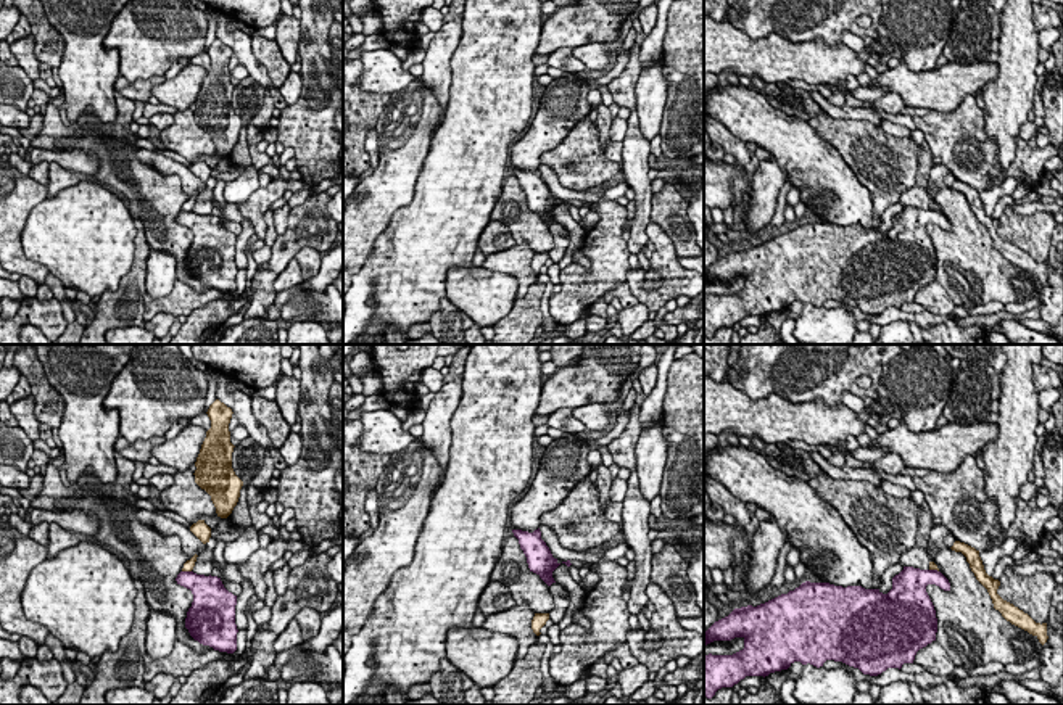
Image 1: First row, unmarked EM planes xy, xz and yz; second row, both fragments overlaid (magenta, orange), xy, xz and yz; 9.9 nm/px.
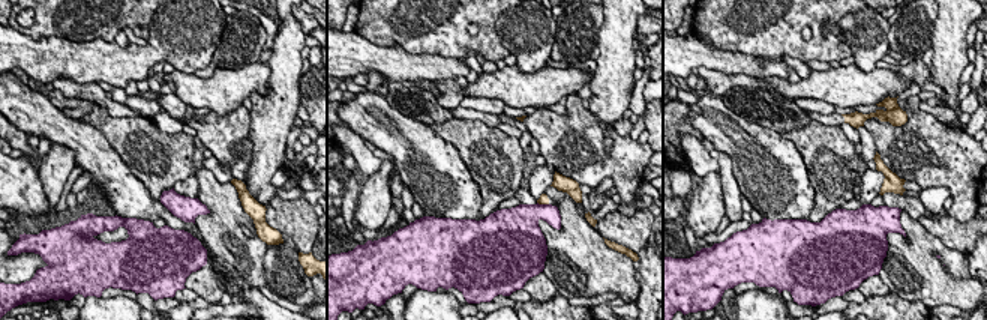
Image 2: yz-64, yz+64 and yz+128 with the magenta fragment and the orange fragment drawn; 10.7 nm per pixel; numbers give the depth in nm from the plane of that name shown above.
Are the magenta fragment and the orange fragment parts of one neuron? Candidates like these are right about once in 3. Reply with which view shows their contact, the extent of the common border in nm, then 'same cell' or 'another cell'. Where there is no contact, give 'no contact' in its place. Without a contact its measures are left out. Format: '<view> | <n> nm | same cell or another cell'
xy | 100 nm | another cell

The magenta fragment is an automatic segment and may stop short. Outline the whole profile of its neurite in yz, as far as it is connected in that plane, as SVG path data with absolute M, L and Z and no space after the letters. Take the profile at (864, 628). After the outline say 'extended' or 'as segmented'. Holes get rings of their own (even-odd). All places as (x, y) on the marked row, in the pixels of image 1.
M904 567L904 570L892 578L892 589L887 594L862 586L842 588L829 583L805 581L794 591L757 607L747 605L734 608L728 616L715 621L704 633L704 647L713 641L742 637L744 649L733 655L704 655L704 695L712 699L718 689L733 687L746 676L765 678L770 673L788 670L794 662L800 662L802 665L810 663L820 668L826 660L834 660L858 668L863 674L870 676L878 676L887 668L900 670L904 663L913 663L920 649L936 641L937 618L926 592L928 584L950 591L950 583L941 571Z | as segmented

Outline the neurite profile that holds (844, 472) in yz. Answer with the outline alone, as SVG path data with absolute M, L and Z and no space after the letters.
M809 452L810 457L818 464L818 467L834 480L867 480L875 486L881 486L883 478L867 468L852 468L852 467L834 467L825 459L820 452Z

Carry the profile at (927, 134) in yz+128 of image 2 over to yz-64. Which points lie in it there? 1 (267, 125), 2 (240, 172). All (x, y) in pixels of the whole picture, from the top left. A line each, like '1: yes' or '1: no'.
1: no
2: yes

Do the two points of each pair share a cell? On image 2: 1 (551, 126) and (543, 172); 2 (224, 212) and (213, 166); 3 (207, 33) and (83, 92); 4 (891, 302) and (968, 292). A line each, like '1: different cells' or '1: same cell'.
1: different cells
2: different cells
3: different cells
4: different cells

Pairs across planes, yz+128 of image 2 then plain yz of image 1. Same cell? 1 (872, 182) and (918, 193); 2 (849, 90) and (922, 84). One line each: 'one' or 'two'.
1: two
2: one

